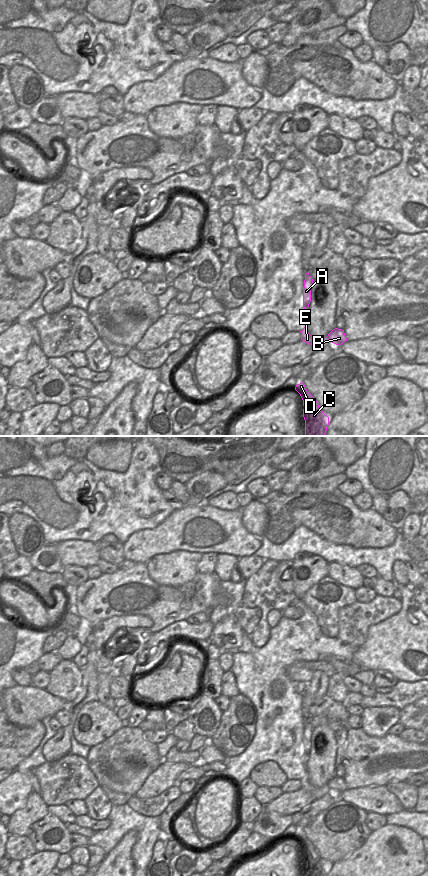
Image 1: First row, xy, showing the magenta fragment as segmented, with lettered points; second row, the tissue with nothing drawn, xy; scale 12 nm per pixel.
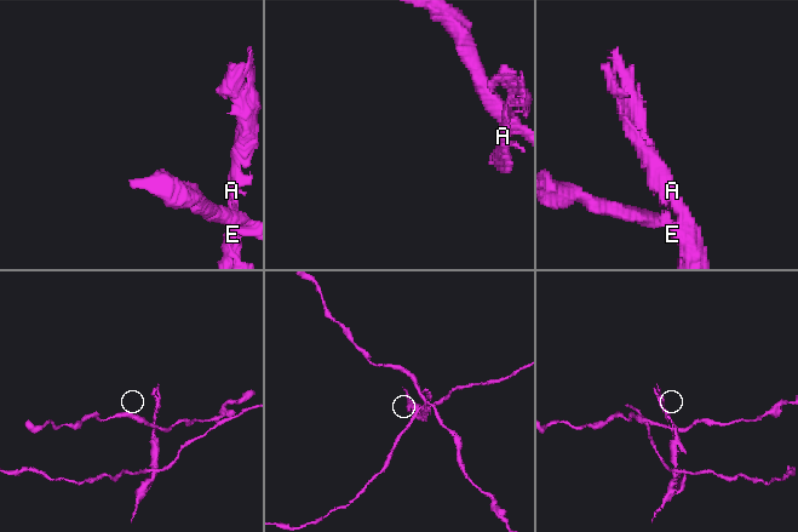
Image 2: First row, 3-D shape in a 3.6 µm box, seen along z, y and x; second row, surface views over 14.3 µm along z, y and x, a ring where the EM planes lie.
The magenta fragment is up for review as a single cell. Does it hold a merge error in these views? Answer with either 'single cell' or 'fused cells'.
fused cells

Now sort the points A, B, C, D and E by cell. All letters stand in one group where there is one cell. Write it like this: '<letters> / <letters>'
A C D E / B

